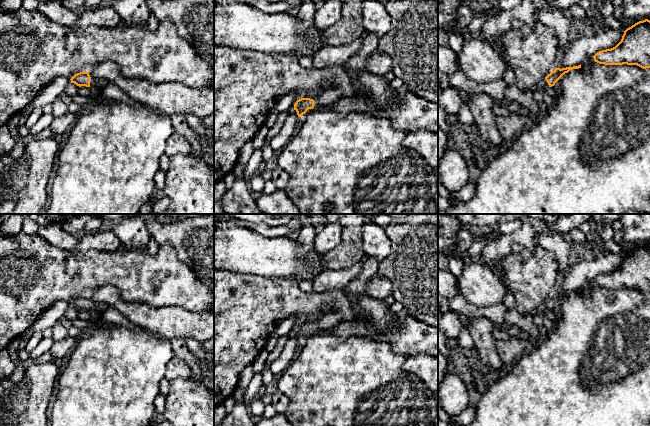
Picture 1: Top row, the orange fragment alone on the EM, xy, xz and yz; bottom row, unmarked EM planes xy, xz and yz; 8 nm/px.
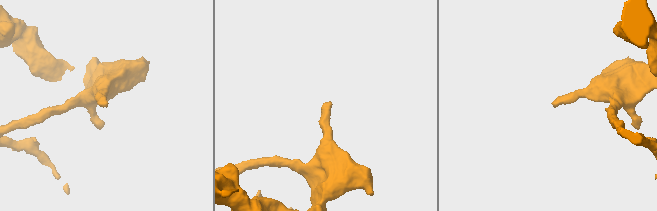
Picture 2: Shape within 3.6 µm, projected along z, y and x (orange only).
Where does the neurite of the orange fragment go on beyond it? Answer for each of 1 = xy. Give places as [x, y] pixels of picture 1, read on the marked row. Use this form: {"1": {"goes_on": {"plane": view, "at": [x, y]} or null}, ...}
{"1": {"goes_on": {"plane": "xy", "at": [95, 83]}}}

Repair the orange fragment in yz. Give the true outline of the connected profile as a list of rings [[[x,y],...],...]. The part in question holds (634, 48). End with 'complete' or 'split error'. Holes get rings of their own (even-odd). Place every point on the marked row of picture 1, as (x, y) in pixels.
[[[650,20],[639,21],[627,28],[615,47],[599,51],[593,58],[599,64],[650,68]]] | complete

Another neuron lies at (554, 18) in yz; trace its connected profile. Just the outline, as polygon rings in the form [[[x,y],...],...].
[[[537,9],[535,18],[538,23],[542,23],[555,31],[558,38],[557,54],[560,59],[569,44],[569,29],[572,26],[572,20],[568,19],[559,9]]]

